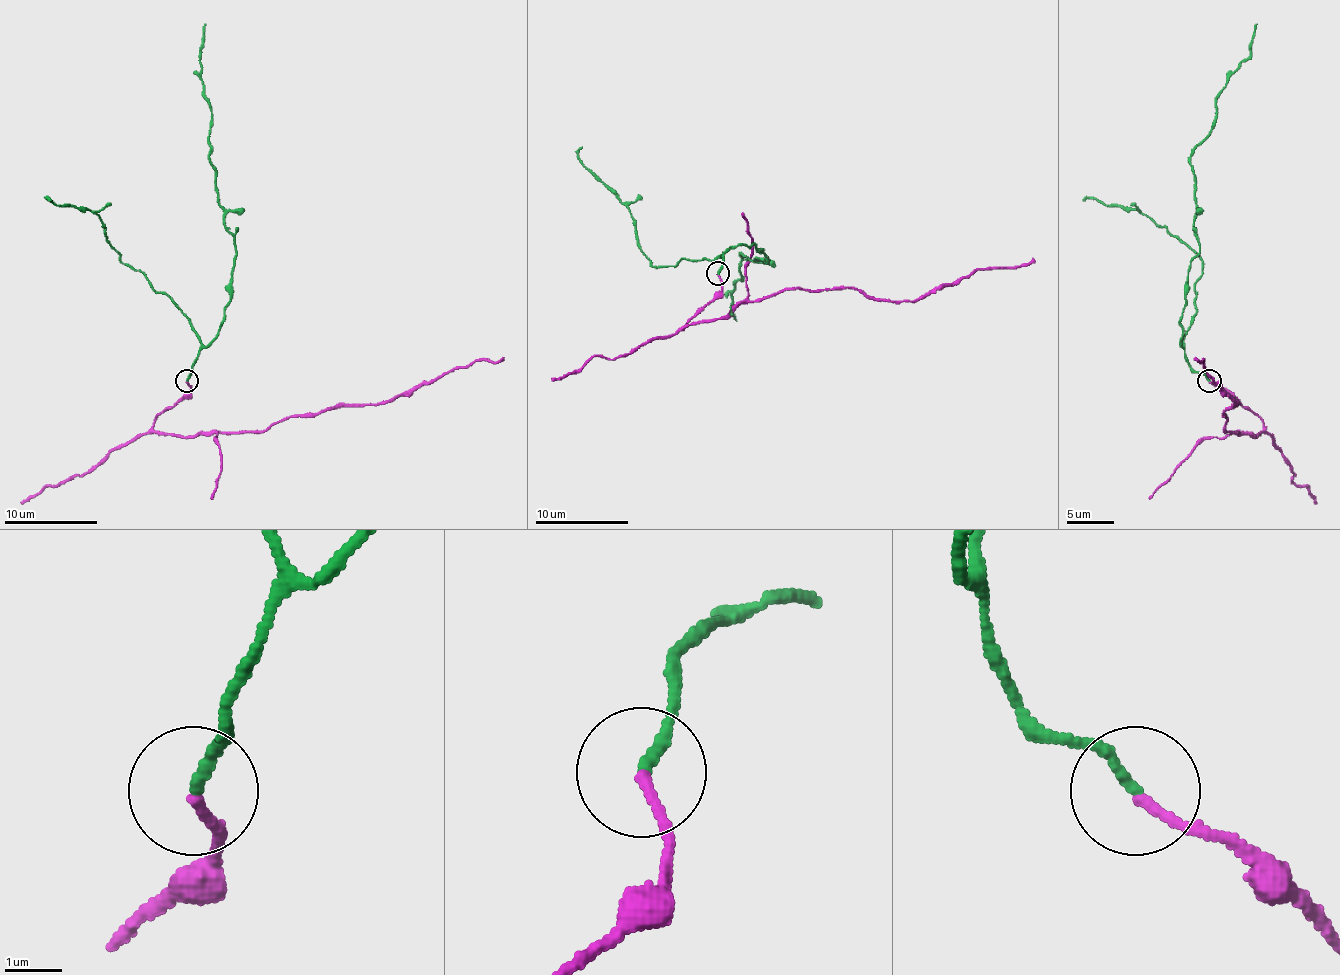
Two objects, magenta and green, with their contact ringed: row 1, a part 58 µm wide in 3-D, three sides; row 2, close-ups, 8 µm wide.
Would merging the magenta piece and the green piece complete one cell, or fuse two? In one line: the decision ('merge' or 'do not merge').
merge

